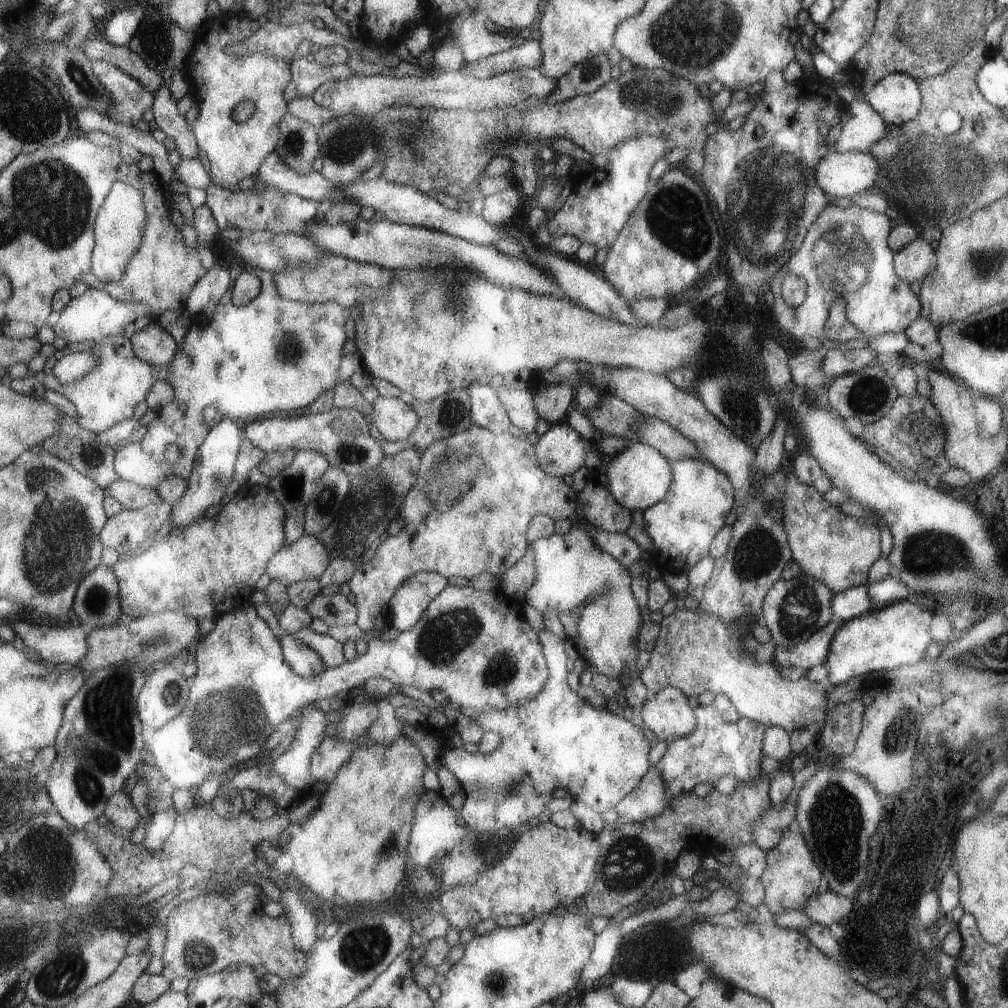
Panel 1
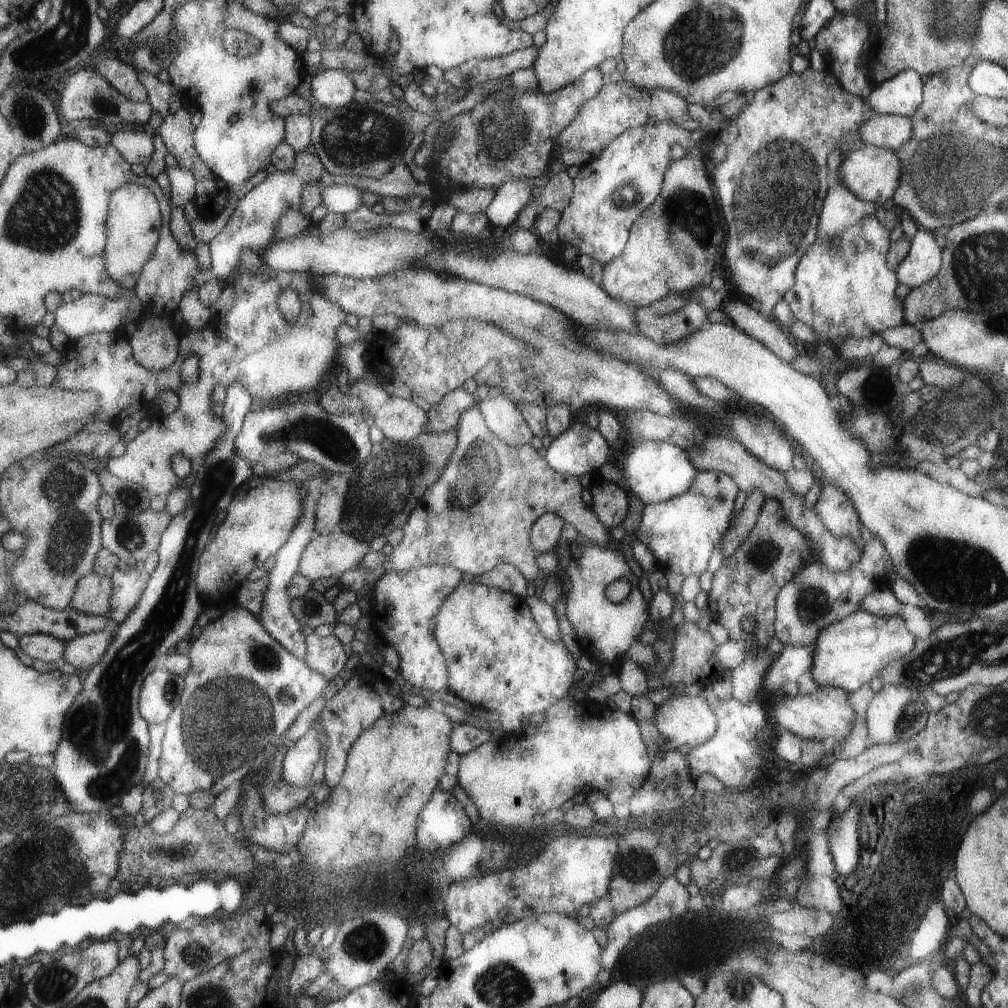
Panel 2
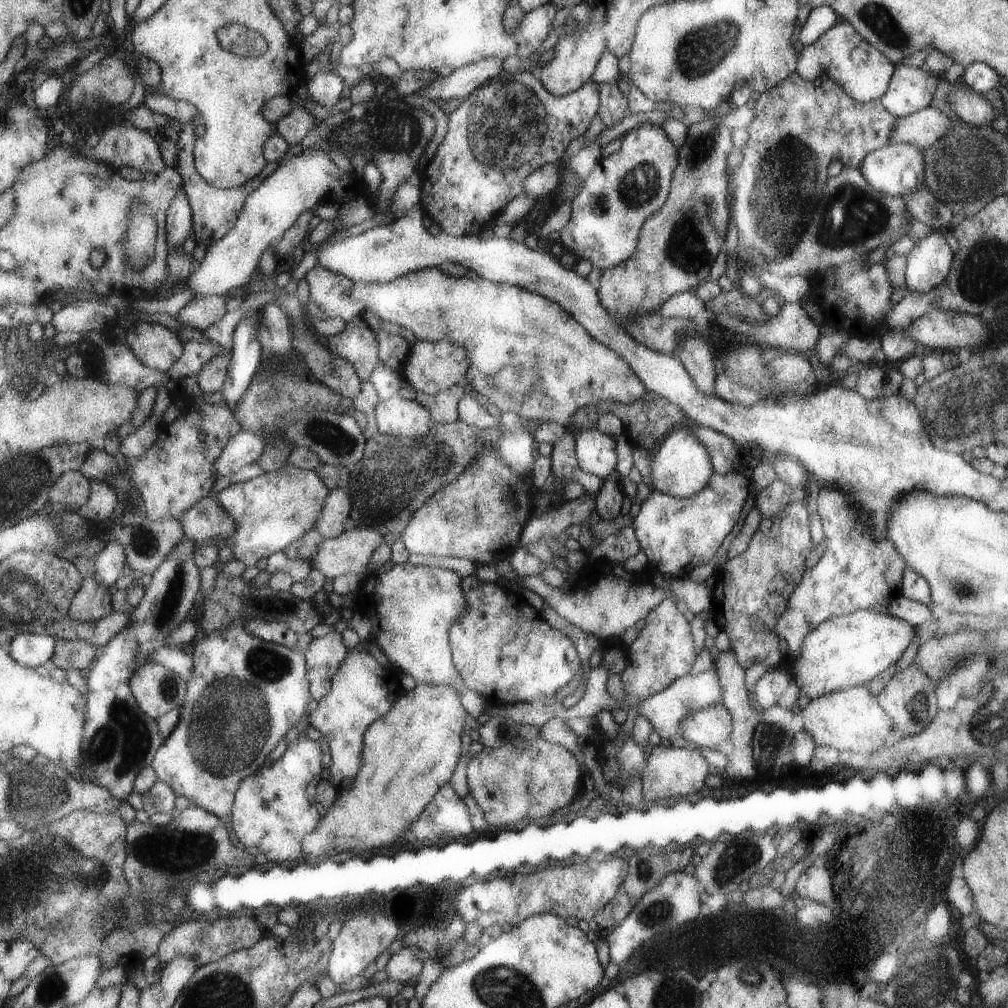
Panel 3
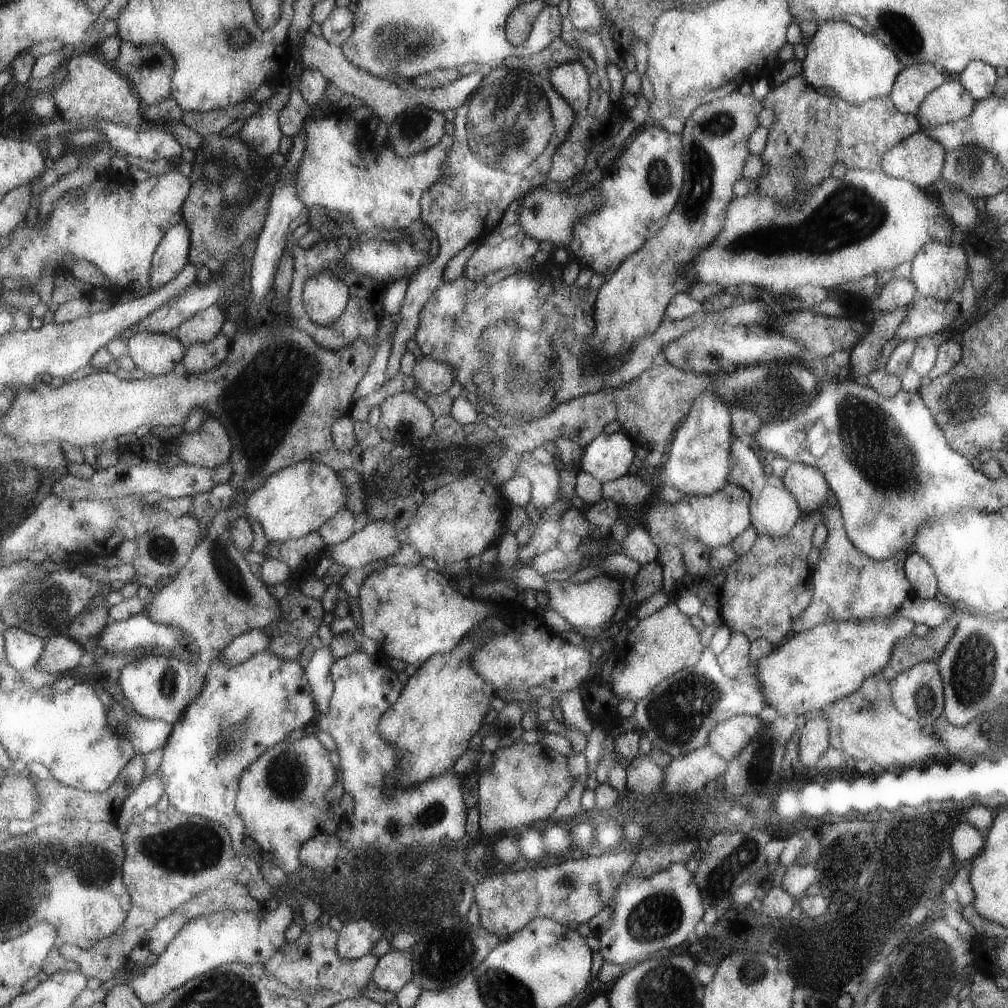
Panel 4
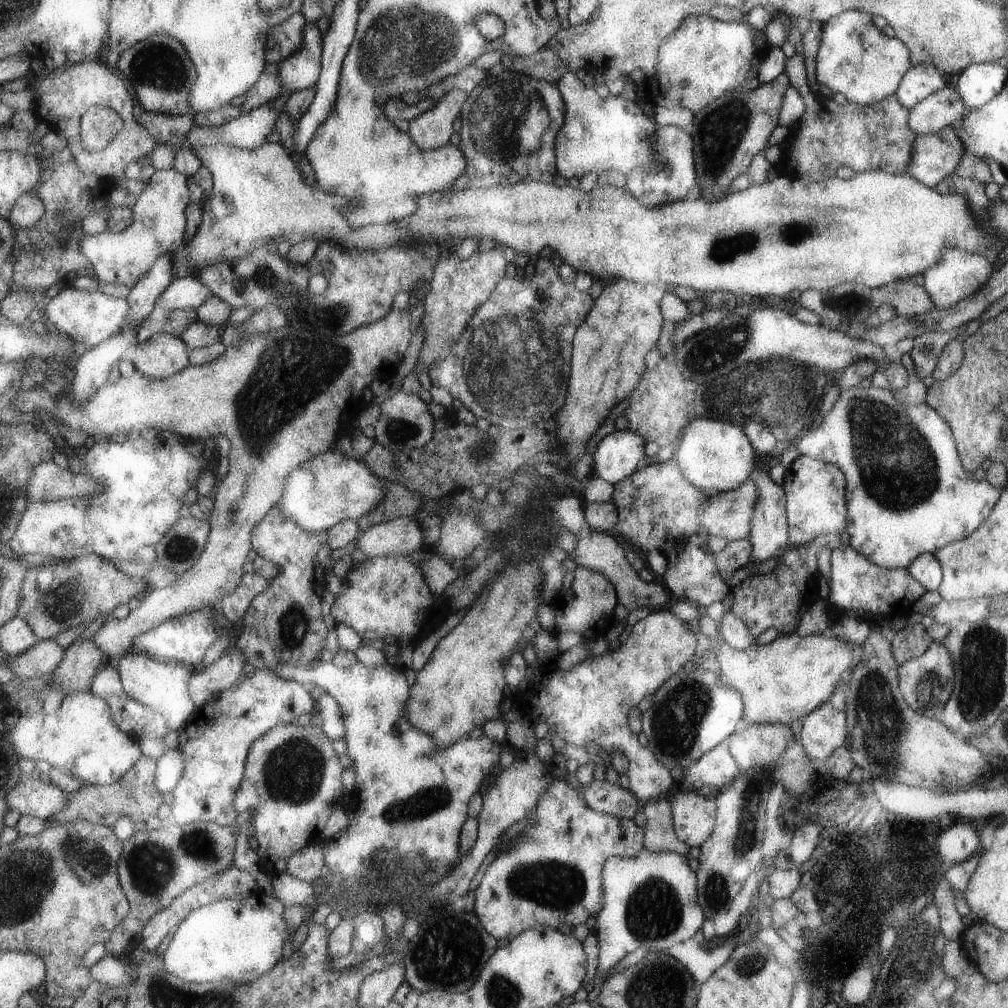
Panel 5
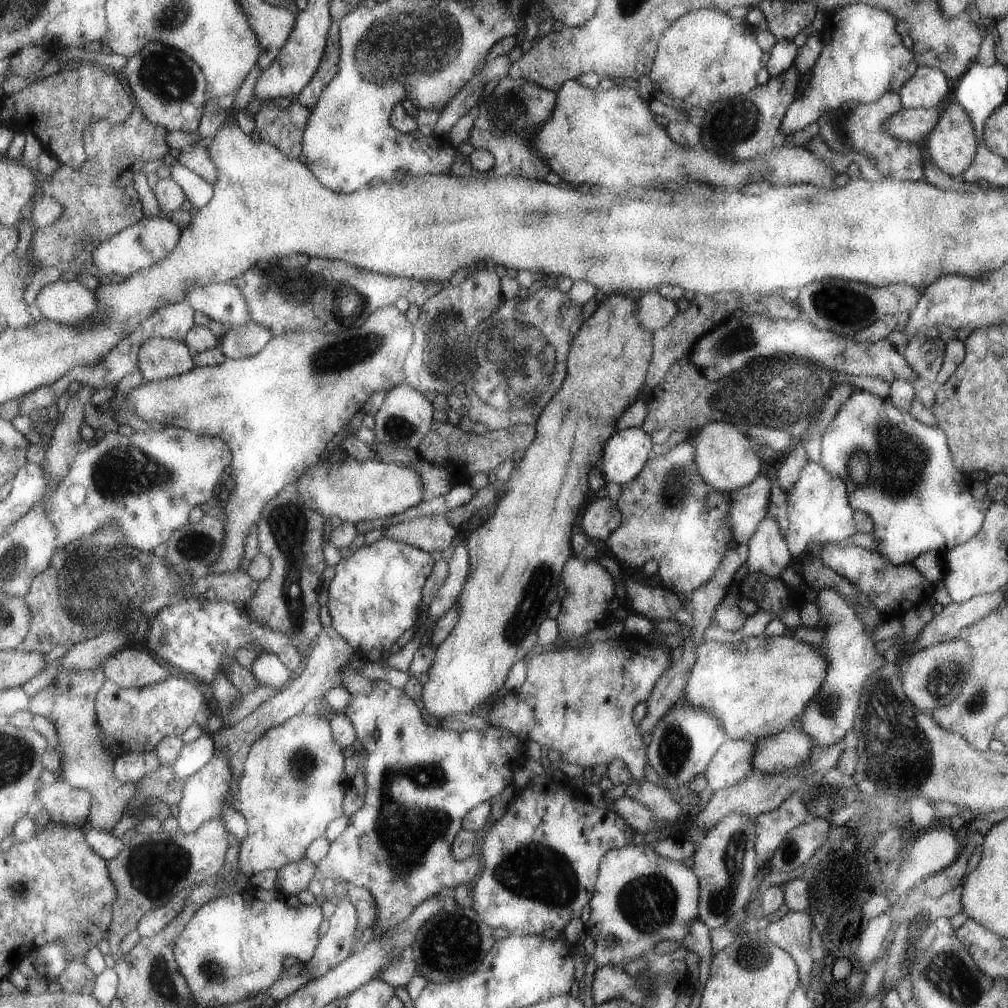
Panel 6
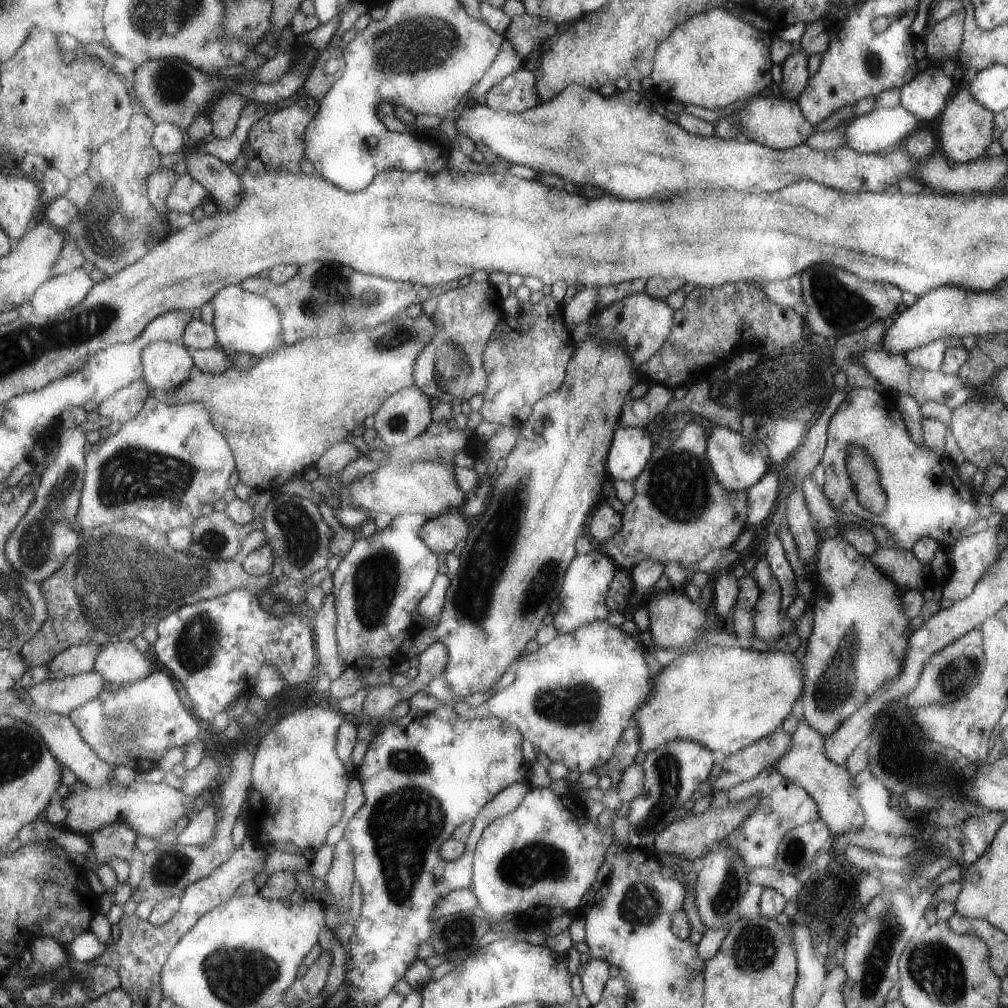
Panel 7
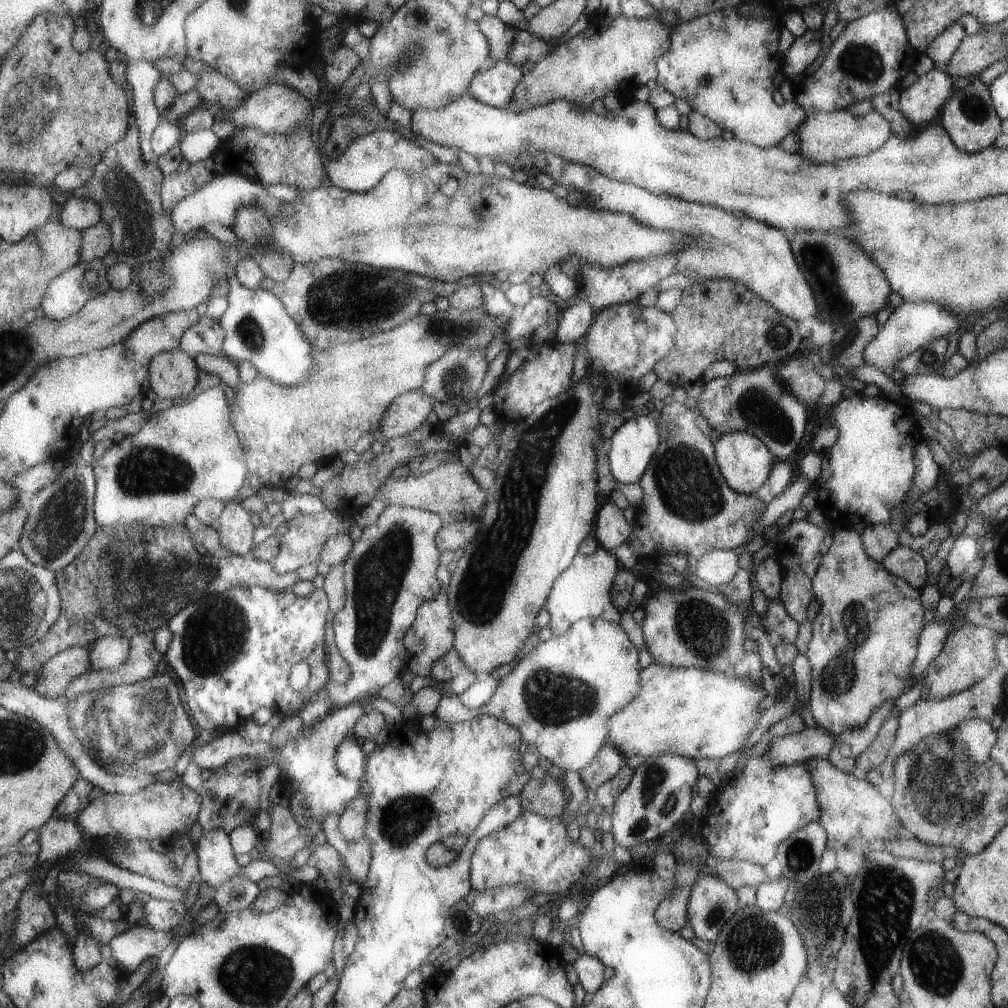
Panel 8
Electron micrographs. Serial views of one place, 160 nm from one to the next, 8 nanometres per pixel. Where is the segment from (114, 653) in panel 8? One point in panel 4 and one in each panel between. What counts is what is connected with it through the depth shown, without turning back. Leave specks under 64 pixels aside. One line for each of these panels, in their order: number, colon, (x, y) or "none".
4: (158, 686)
5: (162, 686)
6: (129, 668)
7: (121, 662)

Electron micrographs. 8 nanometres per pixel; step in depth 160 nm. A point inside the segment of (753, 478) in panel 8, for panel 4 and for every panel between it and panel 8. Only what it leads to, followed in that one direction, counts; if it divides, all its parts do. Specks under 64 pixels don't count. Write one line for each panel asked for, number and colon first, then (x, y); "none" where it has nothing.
4: (698, 462)
5: (715, 456)
6: (724, 459)
7: (735, 462)

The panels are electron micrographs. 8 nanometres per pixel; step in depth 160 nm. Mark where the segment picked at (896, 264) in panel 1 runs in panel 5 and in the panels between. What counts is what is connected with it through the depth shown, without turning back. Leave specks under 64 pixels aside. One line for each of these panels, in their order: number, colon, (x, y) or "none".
2: (922, 261)
3: (928, 262)
4: (939, 268)
5: (956, 275)

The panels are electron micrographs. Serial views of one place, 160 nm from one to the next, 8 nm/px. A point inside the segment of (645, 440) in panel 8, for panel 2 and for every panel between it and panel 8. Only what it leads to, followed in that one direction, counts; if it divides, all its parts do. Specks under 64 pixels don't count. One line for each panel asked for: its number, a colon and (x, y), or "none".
2: (580, 446)
3: (597, 453)
4: (605, 457)
5: (614, 458)
6: (623, 456)
7: (628, 453)

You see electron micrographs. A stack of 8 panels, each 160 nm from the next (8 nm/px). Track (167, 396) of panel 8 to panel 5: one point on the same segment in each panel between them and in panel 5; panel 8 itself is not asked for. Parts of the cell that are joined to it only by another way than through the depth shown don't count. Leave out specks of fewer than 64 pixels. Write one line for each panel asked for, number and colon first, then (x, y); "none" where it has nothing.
5: (162, 356)
6: (161, 357)
7: (167, 365)

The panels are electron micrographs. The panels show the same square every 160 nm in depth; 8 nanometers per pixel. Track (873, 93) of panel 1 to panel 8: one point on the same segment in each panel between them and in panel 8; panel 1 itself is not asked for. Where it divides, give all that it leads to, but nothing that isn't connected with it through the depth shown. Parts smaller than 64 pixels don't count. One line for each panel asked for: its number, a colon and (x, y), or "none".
2: (900, 95)
3: (910, 89)
4: (913, 83)
5: (921, 80)
6: (927, 87)
7: (925, 95)
8: (920, 103)

